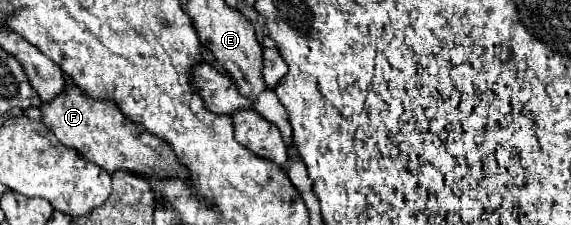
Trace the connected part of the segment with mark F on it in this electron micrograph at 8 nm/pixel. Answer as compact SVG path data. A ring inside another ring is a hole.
M76 84L64 86L64 90L52 98L52 102L40 104L42 122L52 130L52 134L64 146L76 148L86 160L102 166L108 172L118 168L136 172L136 174L158 174L158 176L186 176L186 170L178 164L174 152L156 136L152 136L144 126L124 118L116 102L92 98L84 94Z

